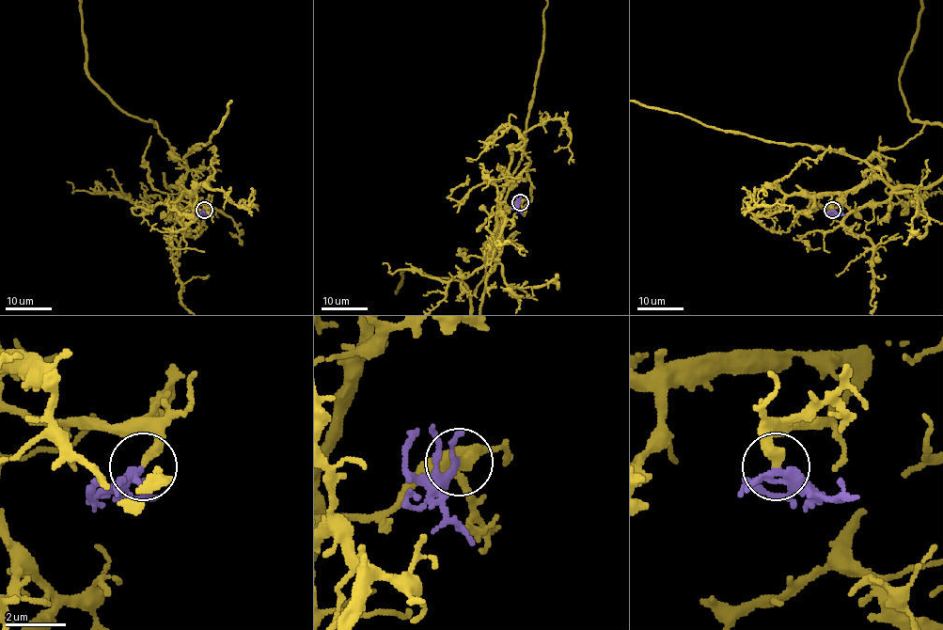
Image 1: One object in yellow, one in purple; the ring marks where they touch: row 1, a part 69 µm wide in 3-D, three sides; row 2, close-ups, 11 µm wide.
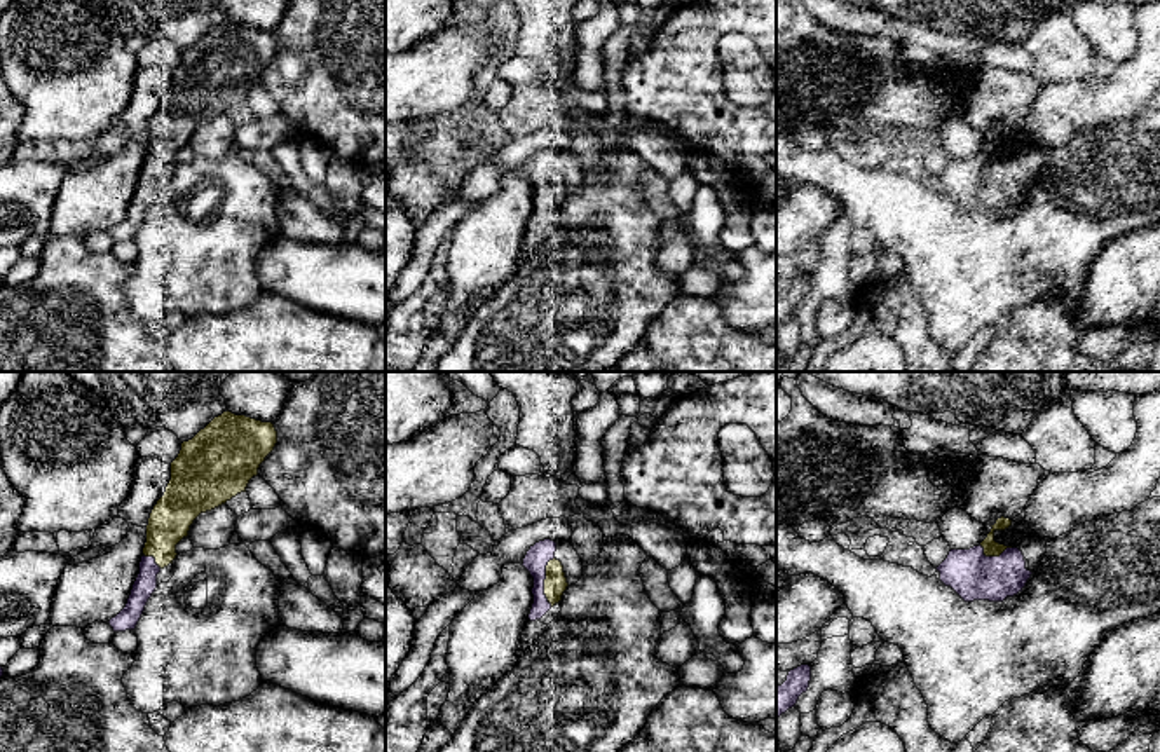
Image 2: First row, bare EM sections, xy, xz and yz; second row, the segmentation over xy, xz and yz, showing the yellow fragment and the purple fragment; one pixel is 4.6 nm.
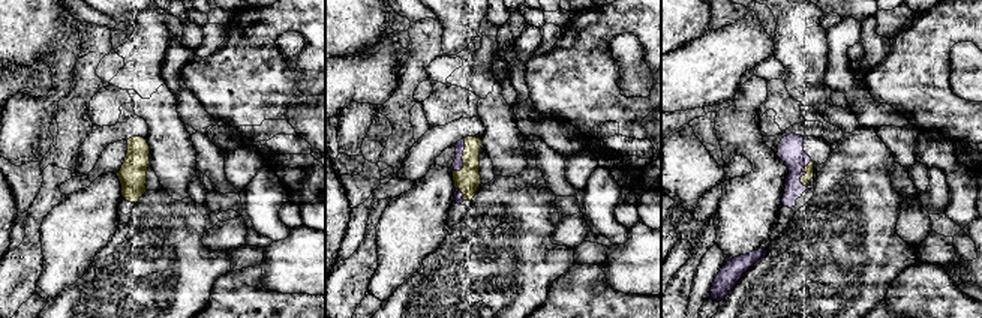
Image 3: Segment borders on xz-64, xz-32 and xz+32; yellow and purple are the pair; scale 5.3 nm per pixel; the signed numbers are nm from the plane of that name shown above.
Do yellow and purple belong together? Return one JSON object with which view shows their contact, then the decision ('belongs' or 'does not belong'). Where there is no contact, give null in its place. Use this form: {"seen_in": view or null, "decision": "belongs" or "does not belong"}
{"seen_in": "xz", "decision": "belongs"}

